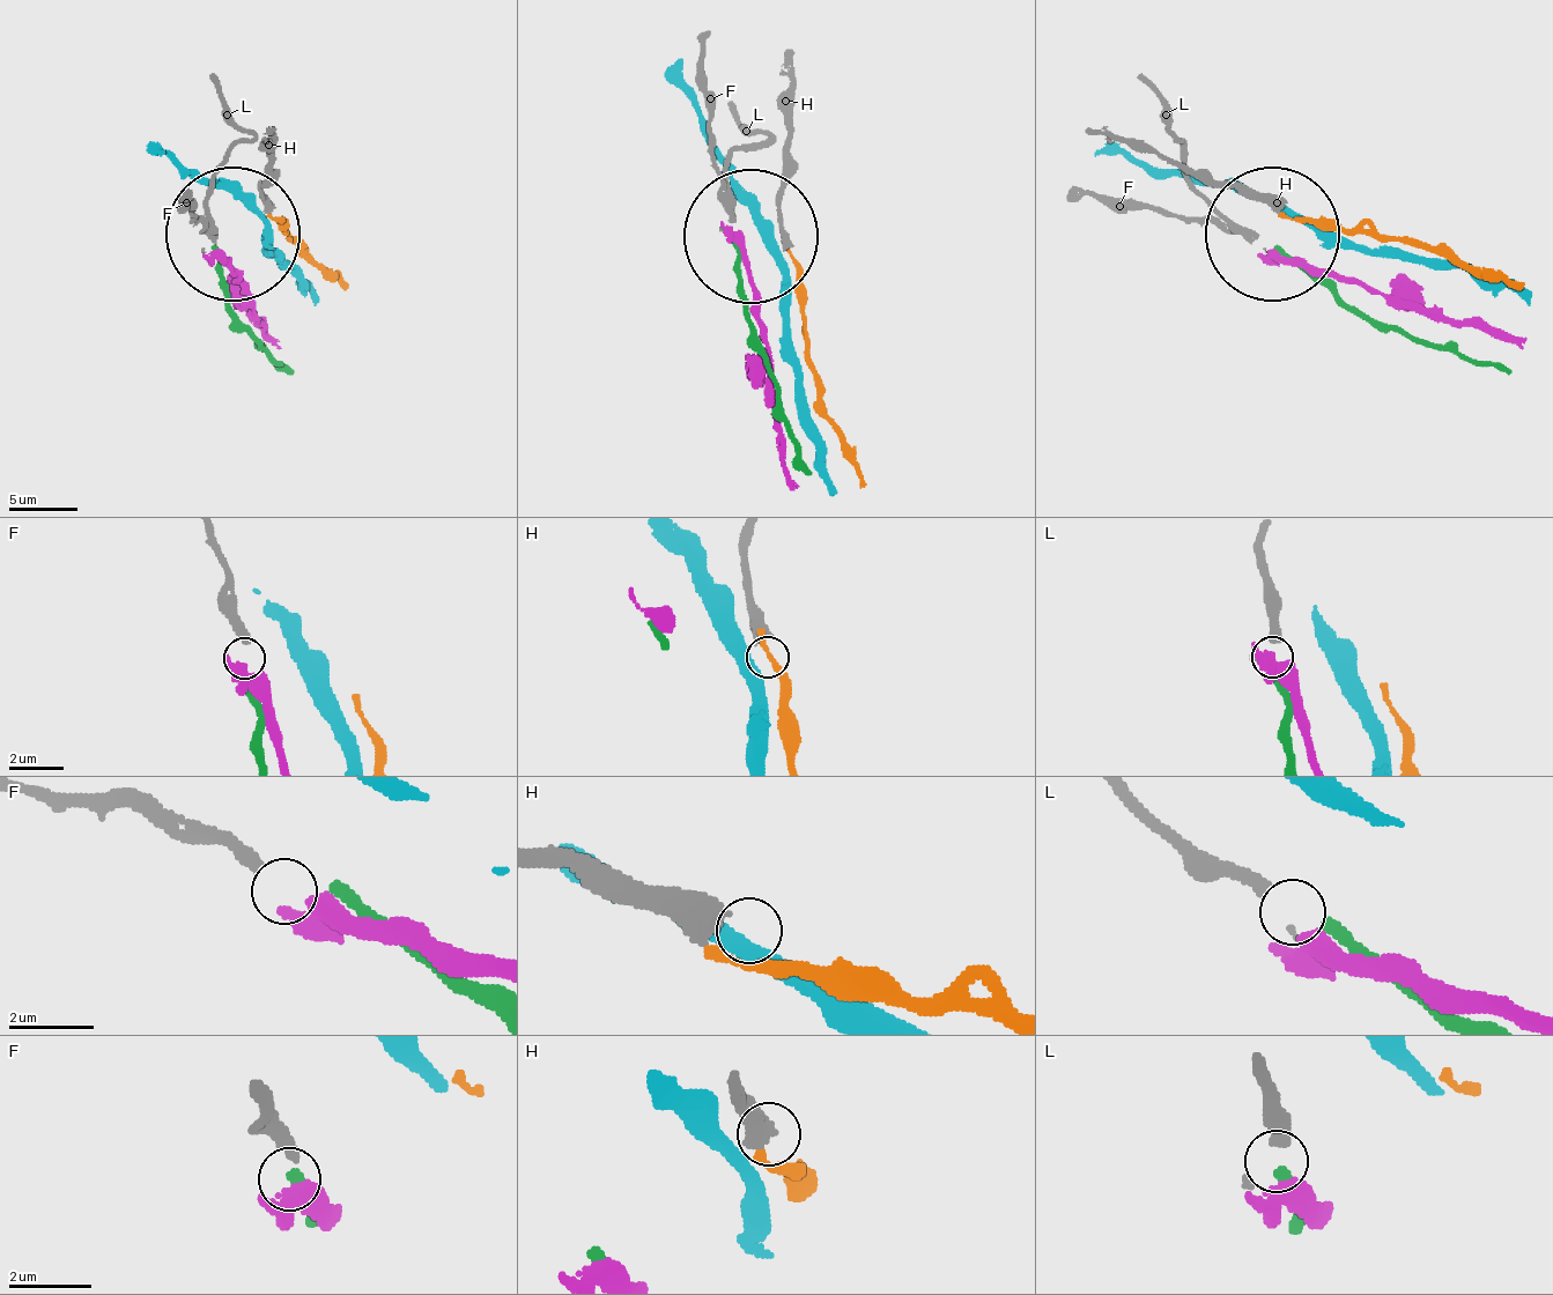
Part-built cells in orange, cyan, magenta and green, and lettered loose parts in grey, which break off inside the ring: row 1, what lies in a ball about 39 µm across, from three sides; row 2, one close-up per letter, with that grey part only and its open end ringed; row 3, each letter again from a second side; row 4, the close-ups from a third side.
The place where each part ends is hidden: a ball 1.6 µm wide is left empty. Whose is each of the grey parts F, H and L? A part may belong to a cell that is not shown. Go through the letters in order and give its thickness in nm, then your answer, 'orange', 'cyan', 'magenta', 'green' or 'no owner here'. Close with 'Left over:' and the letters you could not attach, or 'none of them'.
F: 320 nm | magenta
H: 480 nm | no owner here
L: 240 nm | green
Left over: H

